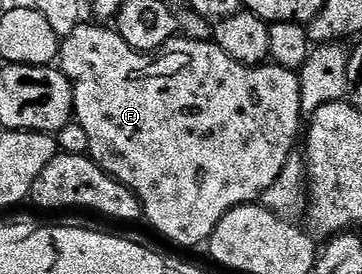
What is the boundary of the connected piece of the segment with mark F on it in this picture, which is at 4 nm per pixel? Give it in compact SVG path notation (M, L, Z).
M81 22L73 33L62 40L59 48L58 67L64 76L72 83L74 94L74 120L90 134L88 156L106 174L122 182L140 199L143 219L160 236L165 236L172 244L180 248L196 248L203 245L211 236L213 230L222 222L224 215L243 204L255 204L263 197L270 186L282 174L288 160L293 159L292 147L302 136L302 120L304 112L302 94L300 93L300 78L293 69L283 68L271 62L257 64L239 64L234 62L211 39L190 40L187 38L173 38L154 52L138 52L120 37L119 31L112 26L101 26L99 23Z

